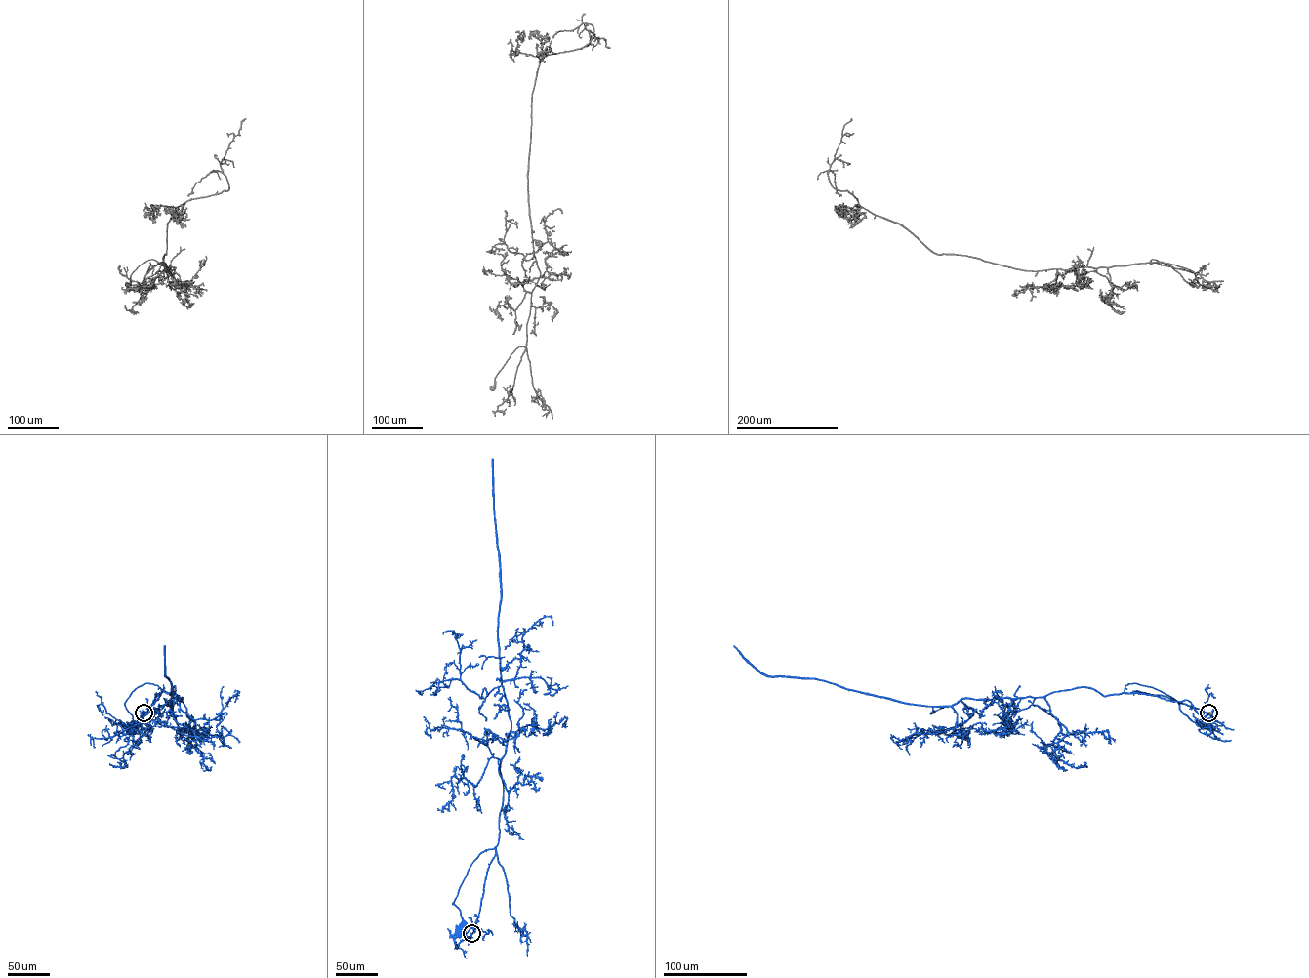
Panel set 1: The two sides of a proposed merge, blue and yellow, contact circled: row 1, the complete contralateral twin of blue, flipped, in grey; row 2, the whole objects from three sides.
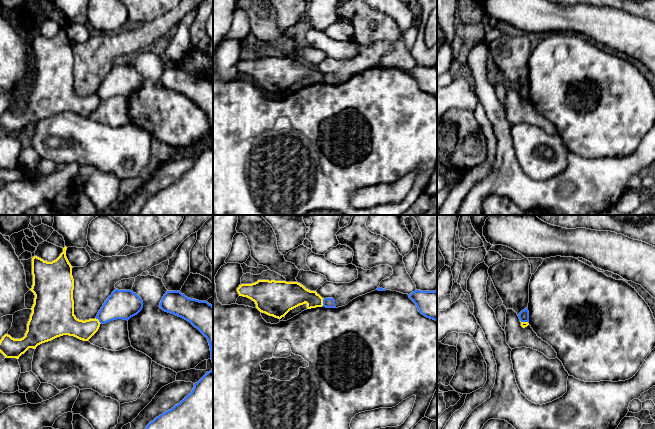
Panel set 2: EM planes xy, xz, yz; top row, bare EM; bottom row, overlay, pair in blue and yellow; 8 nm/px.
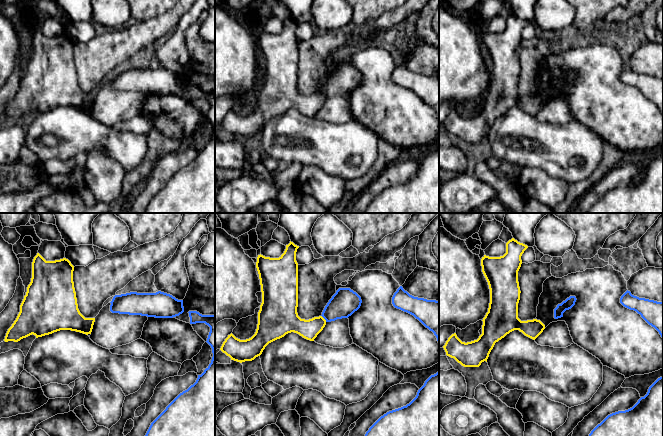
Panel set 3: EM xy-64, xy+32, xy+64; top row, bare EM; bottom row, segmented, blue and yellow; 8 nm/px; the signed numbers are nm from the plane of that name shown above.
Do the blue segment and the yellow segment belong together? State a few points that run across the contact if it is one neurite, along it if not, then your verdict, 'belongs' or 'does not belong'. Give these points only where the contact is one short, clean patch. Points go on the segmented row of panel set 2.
xz (323, 298), (322, 305) | does not belong

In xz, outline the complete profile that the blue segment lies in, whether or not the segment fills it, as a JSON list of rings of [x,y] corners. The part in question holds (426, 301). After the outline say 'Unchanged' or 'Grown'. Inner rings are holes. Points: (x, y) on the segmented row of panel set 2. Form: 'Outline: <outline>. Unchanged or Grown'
Outline: [[[415,290],[409,294],[409,298],[416,304],[422,315],[437,321],[437,290]]]. Unchanged

